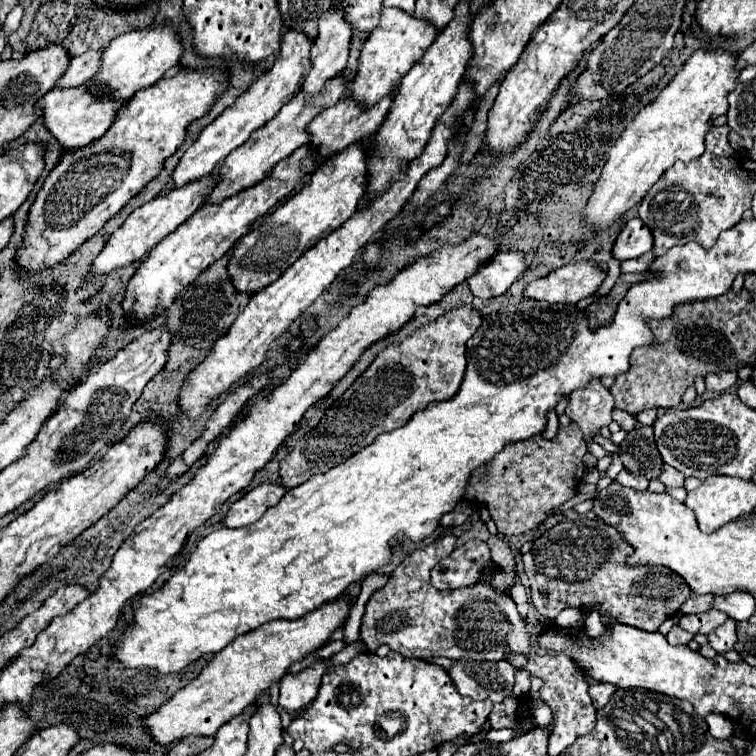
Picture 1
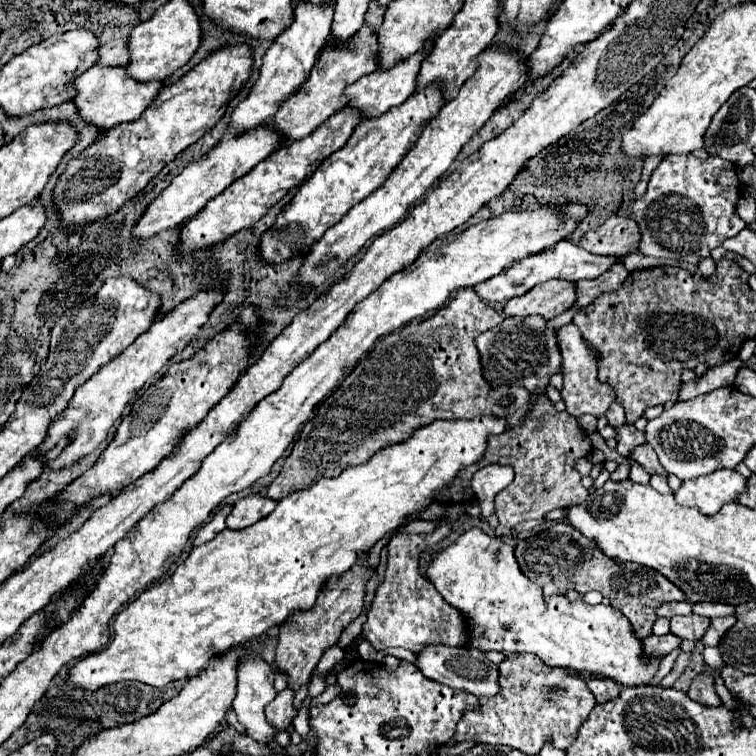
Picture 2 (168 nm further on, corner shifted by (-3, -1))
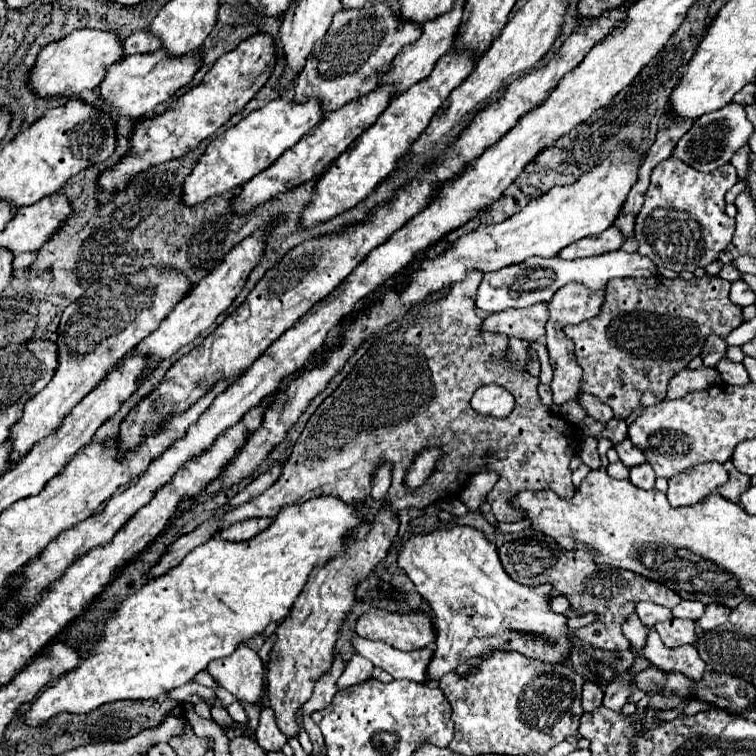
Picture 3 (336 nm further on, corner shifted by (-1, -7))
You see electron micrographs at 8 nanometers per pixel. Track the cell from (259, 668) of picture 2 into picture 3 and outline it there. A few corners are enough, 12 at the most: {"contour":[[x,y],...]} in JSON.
{"contour":[[244,643],[208,673],[240,703],[256,705],[264,663]]}

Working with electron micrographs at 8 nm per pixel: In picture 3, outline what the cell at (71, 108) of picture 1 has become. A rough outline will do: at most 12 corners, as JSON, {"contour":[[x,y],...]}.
{"contour":[[200,55],[114,63],[98,93],[142,119],[190,83]]}

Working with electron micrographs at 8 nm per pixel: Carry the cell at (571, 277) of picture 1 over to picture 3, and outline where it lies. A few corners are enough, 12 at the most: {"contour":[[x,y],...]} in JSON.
{"contour":[[548,303],[508,309],[484,319],[482,329],[538,341]]}

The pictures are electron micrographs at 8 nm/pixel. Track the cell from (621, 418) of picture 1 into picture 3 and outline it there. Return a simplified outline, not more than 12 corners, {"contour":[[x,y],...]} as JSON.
{"contour":[[582,393],[580,405],[592,419],[608,423],[614,417],[606,403]]}

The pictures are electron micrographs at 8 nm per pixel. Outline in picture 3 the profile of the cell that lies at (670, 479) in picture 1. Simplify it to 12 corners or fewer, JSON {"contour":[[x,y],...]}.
{"contour":[[628,439],[616,451],[628,469],[646,463]]}

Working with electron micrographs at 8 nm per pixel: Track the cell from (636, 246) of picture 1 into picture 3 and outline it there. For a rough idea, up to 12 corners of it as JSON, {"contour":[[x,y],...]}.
{"contour":[[612,225],[596,237],[584,237],[560,251],[562,259],[618,251],[622,231]]}

